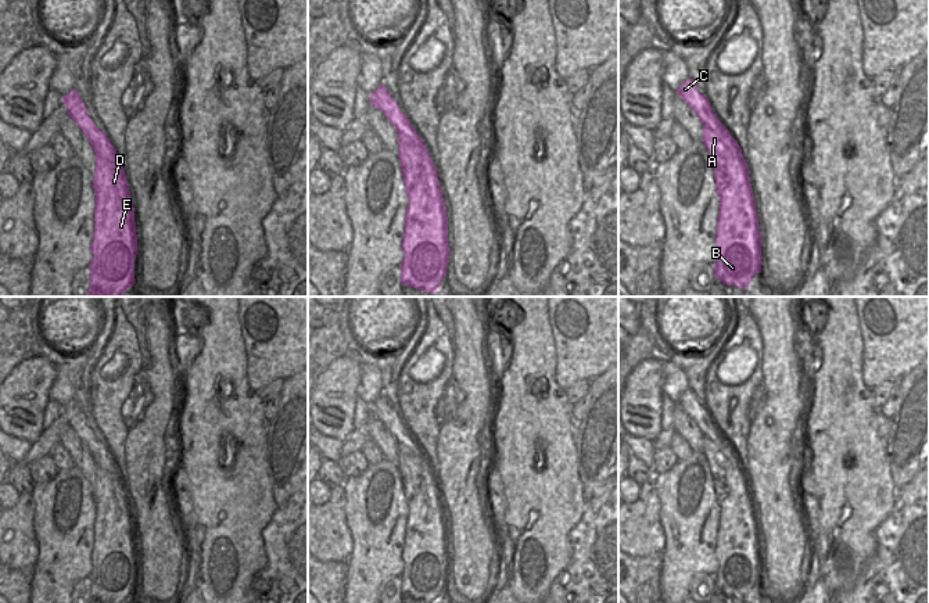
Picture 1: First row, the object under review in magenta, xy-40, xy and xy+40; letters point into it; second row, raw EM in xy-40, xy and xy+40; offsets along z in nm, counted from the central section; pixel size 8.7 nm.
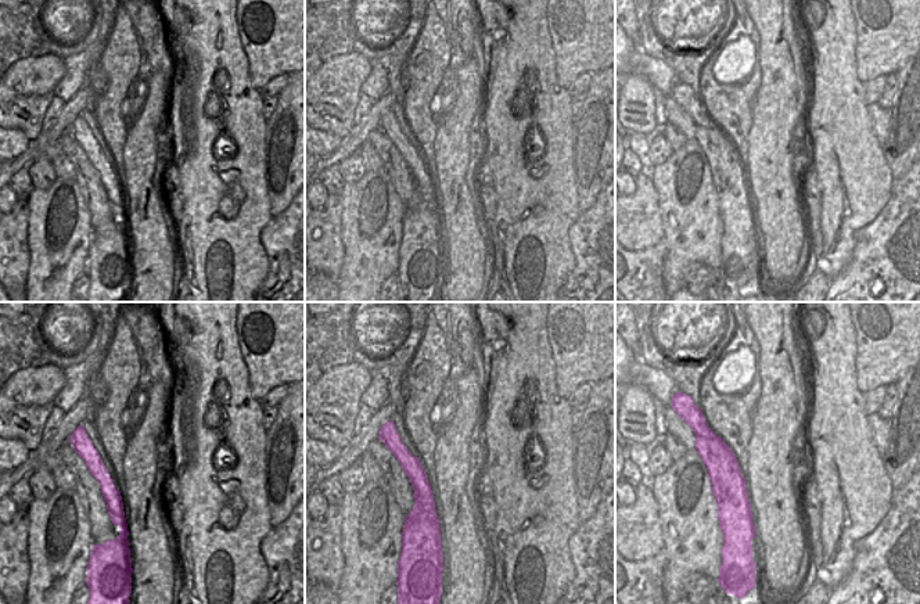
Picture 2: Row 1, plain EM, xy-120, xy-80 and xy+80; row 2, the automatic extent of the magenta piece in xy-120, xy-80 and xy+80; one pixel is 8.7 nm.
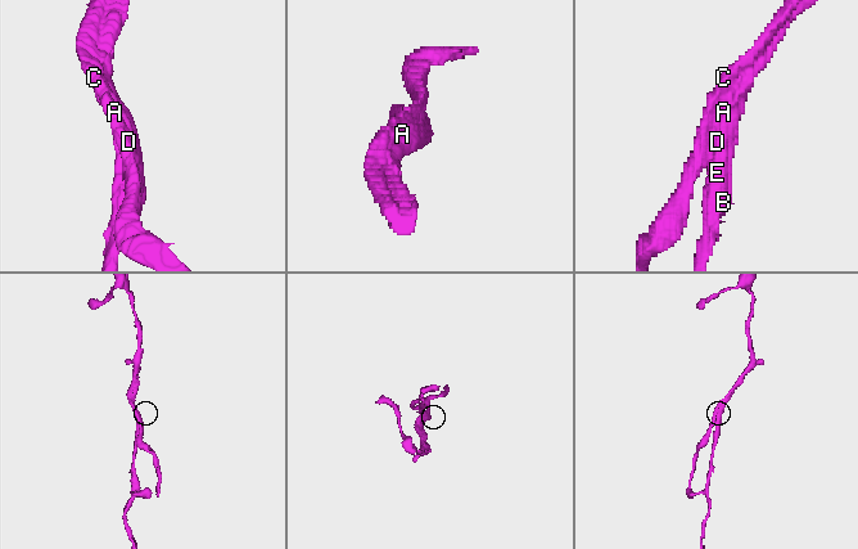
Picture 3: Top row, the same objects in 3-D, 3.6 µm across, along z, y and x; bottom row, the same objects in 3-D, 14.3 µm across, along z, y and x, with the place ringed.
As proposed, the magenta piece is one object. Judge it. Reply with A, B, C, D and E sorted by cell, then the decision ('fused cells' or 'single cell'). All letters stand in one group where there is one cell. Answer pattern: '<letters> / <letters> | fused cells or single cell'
A B D E / C | fused cells

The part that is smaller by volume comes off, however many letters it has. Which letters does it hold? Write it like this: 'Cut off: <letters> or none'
Cut off: C

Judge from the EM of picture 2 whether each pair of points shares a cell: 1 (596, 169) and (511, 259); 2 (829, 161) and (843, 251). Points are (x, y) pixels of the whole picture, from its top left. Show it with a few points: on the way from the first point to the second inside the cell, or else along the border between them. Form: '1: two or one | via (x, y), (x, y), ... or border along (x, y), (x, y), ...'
1: two | border along (572, 157), (579, 211)
2: one | via (838, 183), (847, 201), (847, 216), (843, 229)

